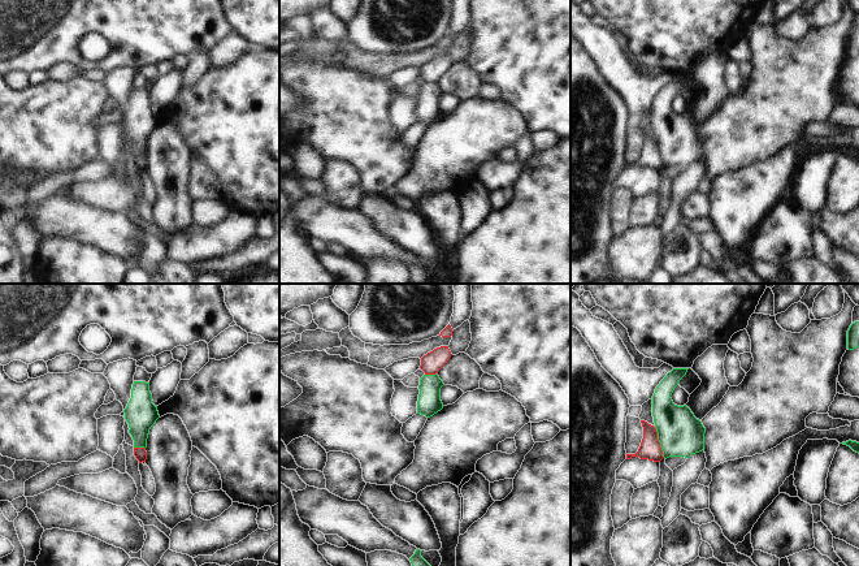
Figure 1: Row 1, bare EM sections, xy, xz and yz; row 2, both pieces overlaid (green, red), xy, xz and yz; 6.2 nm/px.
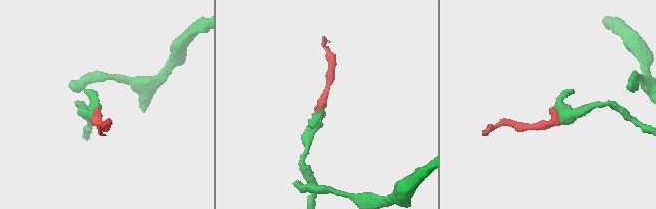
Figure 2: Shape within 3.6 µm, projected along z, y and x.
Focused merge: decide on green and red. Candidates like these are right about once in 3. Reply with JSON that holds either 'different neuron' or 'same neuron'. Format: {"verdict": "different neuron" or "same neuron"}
{"verdict": "different neuron"}

